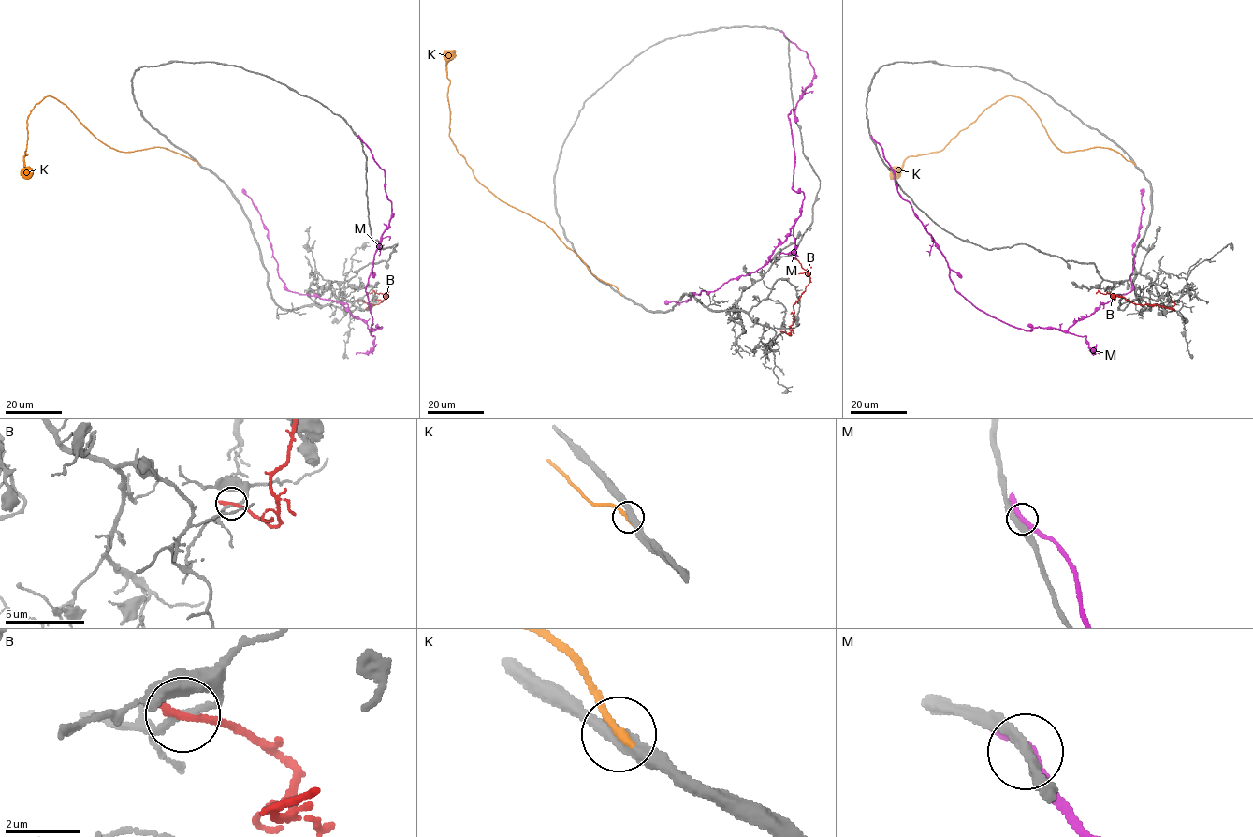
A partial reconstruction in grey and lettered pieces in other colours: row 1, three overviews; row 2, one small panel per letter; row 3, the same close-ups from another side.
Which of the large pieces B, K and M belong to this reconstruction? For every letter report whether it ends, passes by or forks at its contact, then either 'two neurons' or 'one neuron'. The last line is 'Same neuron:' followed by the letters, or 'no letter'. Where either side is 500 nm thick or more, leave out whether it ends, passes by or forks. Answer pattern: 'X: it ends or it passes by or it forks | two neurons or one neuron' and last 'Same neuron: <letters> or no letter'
B: it ends | two neurons
K: it ends | one neuron
M: it passes by | two neurons
Same neuron: K

